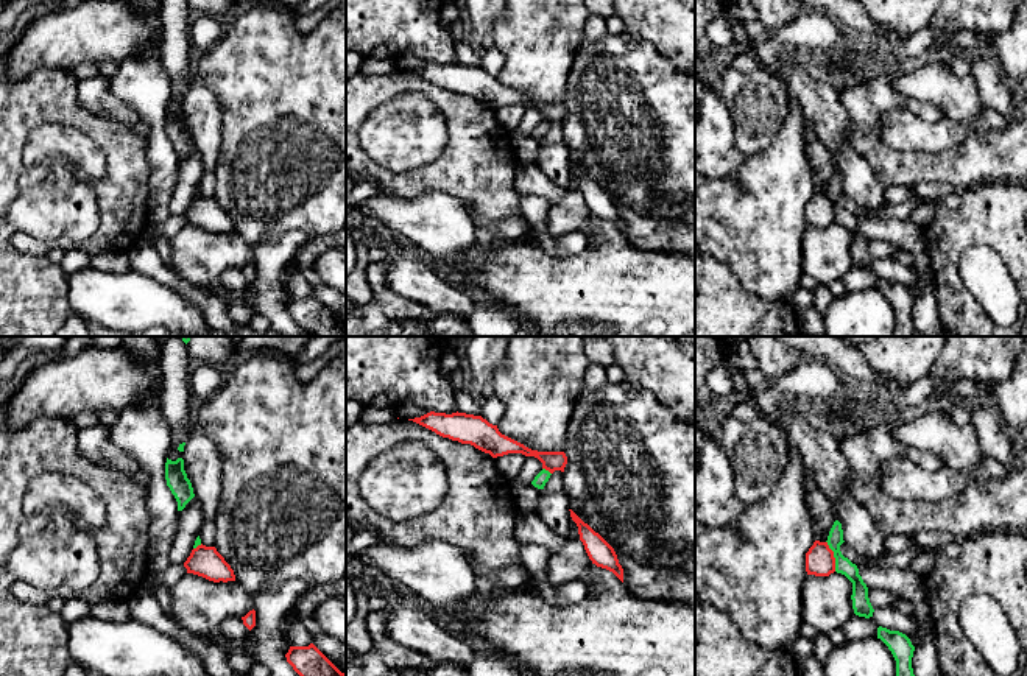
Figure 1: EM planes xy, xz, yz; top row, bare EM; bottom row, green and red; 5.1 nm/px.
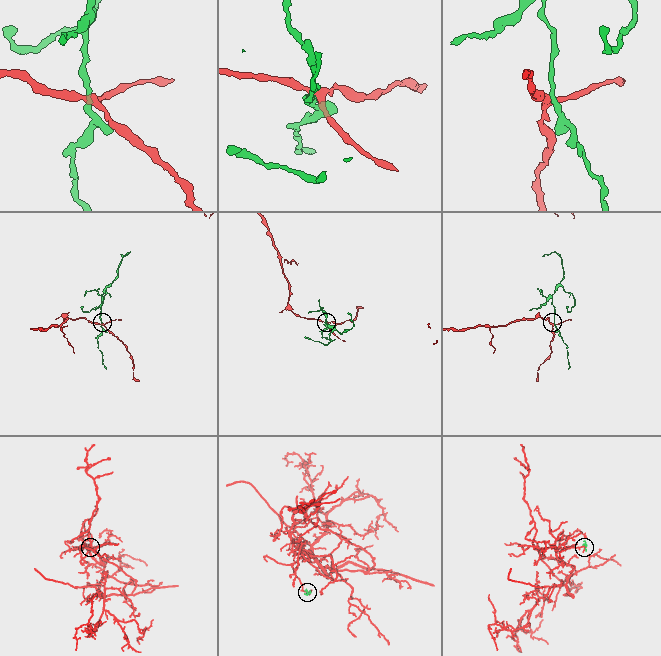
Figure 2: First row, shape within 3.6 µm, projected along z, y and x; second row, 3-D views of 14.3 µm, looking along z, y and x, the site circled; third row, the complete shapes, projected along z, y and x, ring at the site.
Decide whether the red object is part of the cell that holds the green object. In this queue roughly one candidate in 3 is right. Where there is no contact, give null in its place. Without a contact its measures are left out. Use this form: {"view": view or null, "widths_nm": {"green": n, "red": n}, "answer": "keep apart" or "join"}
{"view": "yz", "widths_nm": {"green": 90, "red": 150}, "answer": "keep apart"}

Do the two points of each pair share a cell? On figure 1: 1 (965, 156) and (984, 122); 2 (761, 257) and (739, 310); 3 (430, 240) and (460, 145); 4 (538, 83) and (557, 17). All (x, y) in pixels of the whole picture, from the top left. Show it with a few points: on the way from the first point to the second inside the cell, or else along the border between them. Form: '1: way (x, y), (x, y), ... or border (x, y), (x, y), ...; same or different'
1: border (1010, 120), (1004, 128), (973, 130), (949, 148); different
2: border (723, 264), (750, 293), (770, 301), (783, 301); different
3: border (409, 197), (444, 192), (455, 197), (471, 218); different
4: way (538, 67), (538, 36), (541, 33); same

